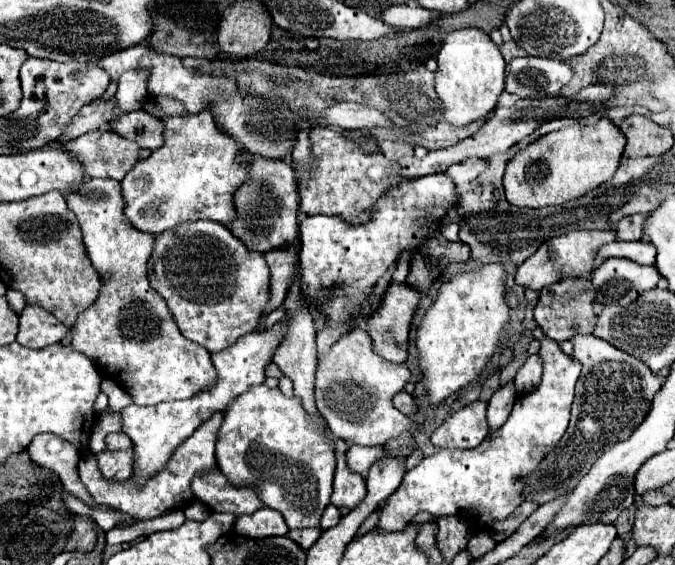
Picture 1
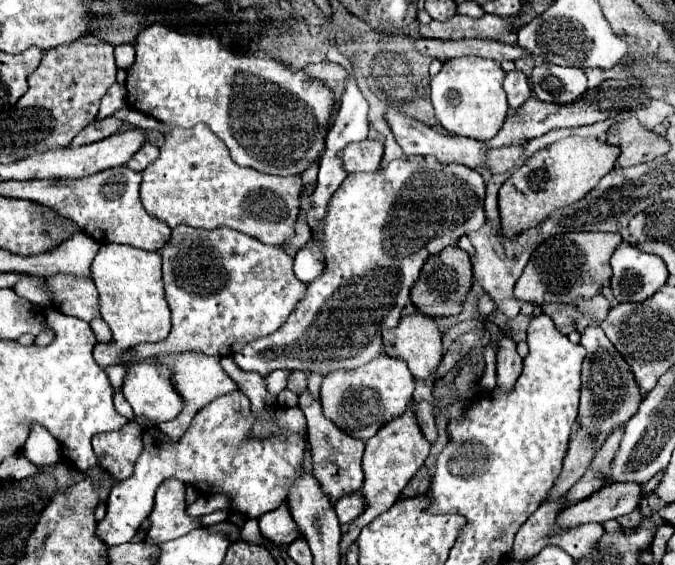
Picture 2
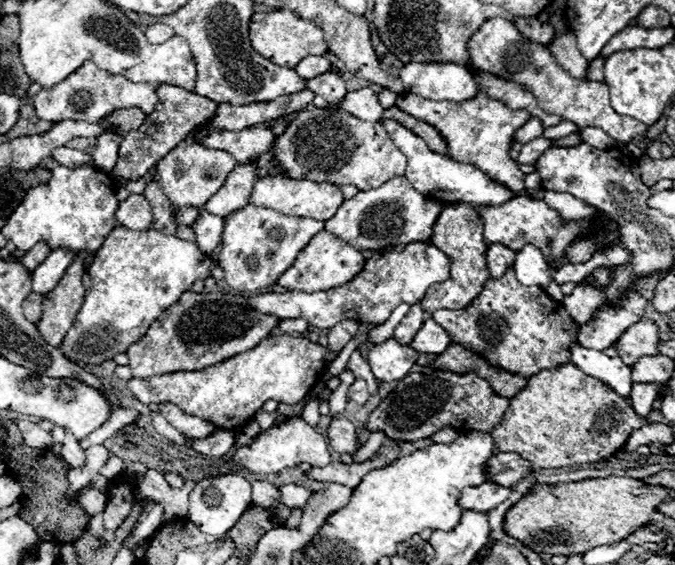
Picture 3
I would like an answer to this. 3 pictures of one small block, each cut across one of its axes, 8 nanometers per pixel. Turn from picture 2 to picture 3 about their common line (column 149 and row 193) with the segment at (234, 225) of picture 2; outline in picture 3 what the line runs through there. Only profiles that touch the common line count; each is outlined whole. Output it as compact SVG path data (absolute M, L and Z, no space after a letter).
M188 142L188 144L176 146L162 160L158 160L154 178L160 182L162 190L170 198L172 206L184 206L184 204L200 206L216 192L216 188L220 188L224 184L226 176L234 170L234 166L236 166L236 160L232 154L228 154L224 150L204 148L198 142L192 142L192 144Z

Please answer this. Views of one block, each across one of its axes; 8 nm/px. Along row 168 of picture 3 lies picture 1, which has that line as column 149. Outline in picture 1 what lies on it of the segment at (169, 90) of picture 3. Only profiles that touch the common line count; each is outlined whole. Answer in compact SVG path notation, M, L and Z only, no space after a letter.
M134 110L134 112L118 116L112 122L110 132L138 142L140 148L144 148L144 150L160 148L160 142L164 138L162 122L158 118L154 118L152 114L148 114L146 110Z

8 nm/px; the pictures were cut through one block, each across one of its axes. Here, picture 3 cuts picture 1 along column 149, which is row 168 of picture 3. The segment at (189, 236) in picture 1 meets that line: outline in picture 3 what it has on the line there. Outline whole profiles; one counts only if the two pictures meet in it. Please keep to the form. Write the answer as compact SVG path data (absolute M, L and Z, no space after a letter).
M250 126L238 132L232 130L216 130L202 140L202 146L226 150L230 152L238 164L260 160L258 176L264 178L268 174L284 174L280 168L270 164L270 148L276 134L268 126Z

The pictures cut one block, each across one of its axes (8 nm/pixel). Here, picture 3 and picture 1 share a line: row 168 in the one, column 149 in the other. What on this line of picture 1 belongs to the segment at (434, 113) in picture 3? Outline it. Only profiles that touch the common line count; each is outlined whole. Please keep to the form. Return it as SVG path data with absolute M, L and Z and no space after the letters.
M214 414L210 420L206 420L182 446L176 448L176 452L172 454L172 458L168 460L164 470L160 470L154 478L150 478L144 488L136 488L132 480L126 480L126 482L104 480L93 456L85 456L80 459L79 477L96 504L112 506L124 514L130 514L136 520L158 518L164 512L174 510L174 508L182 510L182 508L186 508L186 504L190 504L194 500L192 490L190 490L192 476L202 476L202 472L208 472L216 464L216 458L204 458L204 456L214 456L214 446L216 446L216 438L218 438L222 420L224 420L222 414Z

